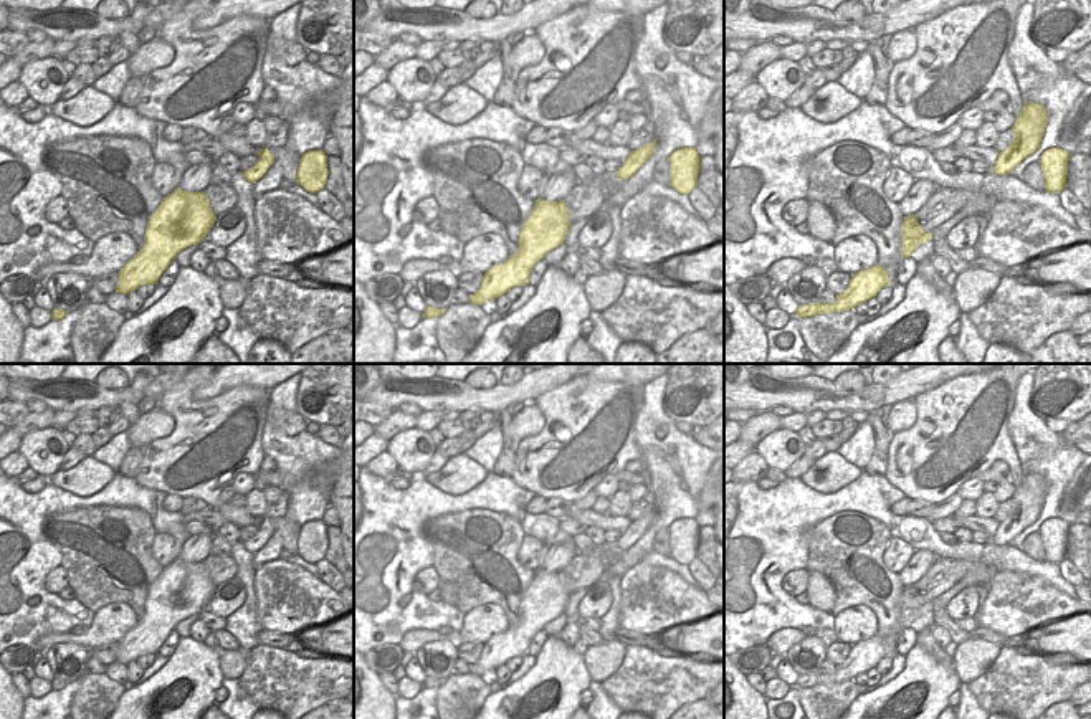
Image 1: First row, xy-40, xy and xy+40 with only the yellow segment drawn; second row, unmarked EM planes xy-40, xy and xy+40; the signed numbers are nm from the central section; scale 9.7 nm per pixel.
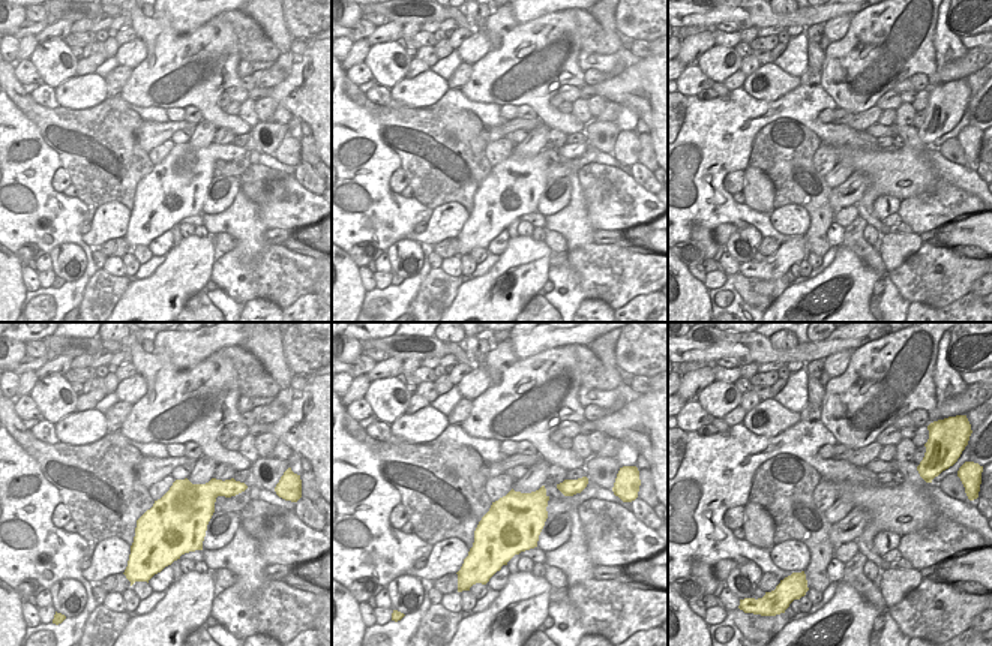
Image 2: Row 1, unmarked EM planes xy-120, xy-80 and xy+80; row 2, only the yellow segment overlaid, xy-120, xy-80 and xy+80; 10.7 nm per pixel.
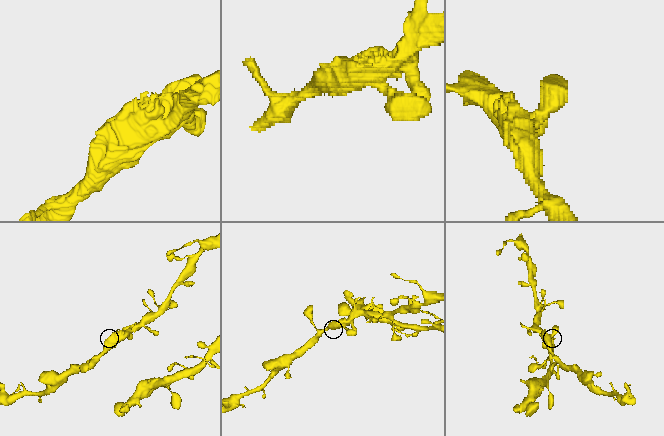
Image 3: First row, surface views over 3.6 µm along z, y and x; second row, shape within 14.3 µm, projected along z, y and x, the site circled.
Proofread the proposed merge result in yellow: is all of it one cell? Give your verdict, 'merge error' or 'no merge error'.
no merge error

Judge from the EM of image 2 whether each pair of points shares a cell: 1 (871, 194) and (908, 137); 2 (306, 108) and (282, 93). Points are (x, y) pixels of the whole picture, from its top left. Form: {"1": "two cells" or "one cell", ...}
{"1": "one cell", "2": "one cell"}

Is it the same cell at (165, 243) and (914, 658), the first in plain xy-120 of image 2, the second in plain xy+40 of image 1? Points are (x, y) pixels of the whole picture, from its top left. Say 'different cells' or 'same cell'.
different cells

